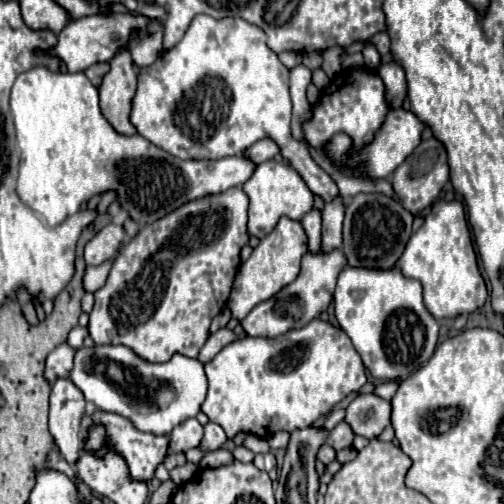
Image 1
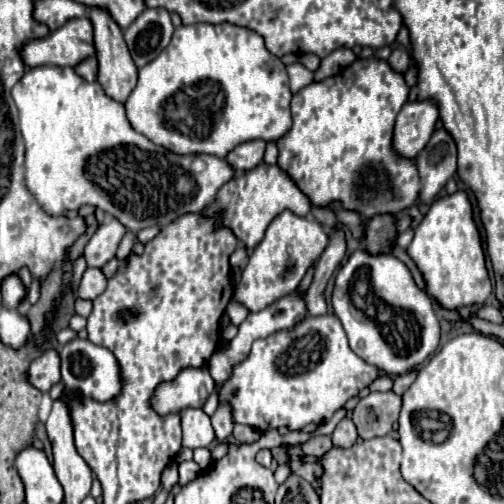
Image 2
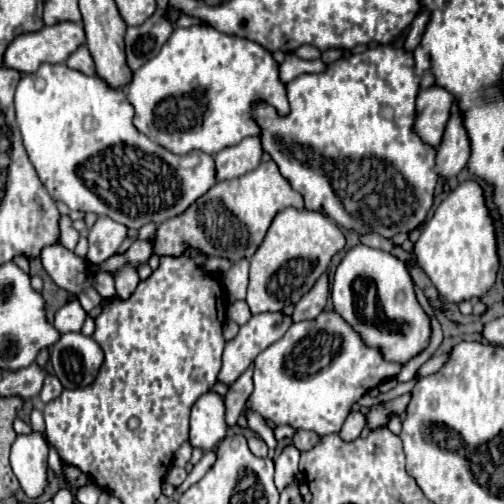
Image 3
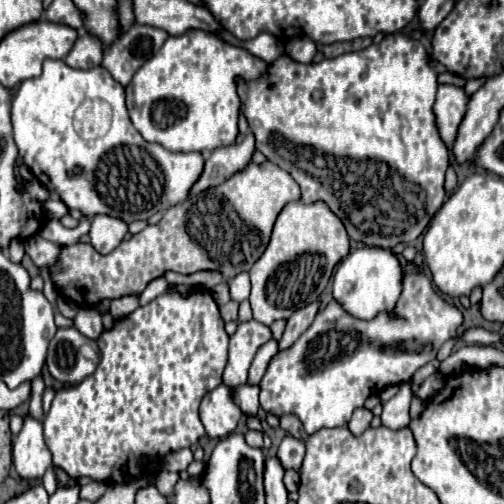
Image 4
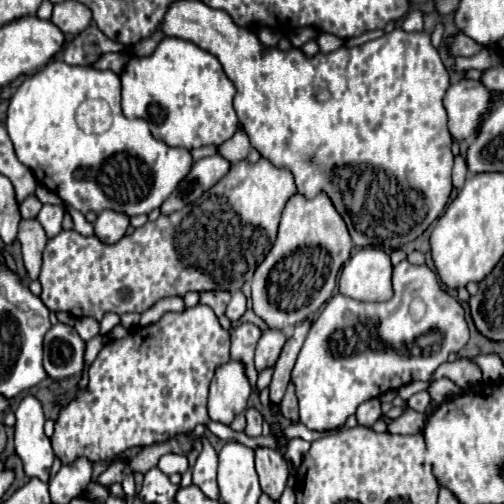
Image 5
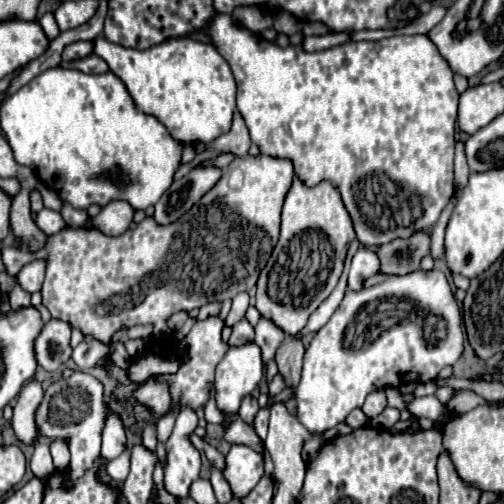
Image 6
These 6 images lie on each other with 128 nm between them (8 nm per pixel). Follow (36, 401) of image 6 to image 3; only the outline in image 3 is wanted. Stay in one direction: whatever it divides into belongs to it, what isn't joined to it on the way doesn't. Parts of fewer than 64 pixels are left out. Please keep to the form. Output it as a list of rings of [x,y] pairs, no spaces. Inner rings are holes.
[[[38,432],[16,438],[10,452],[10,466],[28,498],[44,494],[48,484],[48,444]]]

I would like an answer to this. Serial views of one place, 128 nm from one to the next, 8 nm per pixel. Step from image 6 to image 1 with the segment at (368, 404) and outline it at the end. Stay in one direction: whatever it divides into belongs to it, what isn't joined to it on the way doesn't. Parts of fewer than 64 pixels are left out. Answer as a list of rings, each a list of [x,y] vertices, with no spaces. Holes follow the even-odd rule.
[[[340,422],[328,436],[328,444],[334,448],[334,450],[342,450],[342,448],[350,448],[352,446],[352,428],[346,424],[346,422]]]

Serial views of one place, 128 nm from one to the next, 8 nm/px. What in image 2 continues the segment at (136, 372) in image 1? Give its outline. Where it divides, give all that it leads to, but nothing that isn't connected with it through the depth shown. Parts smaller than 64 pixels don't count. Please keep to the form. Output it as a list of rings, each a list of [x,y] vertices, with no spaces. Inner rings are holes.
[[[76,338],[60,348],[60,358],[62,358],[62,382],[66,390],[72,392],[74,396],[92,398],[96,402],[108,402],[122,392],[120,364],[108,348],[96,346],[90,340]],[[182,368],[176,378],[160,382],[150,398],[150,408],[158,416],[178,414],[186,408],[202,408],[214,390],[208,368]]]

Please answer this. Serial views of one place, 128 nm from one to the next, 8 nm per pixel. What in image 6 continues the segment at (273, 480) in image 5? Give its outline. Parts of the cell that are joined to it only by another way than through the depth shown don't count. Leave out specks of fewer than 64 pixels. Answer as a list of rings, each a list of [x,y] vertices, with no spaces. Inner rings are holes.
[[[226,414],[226,418],[230,420],[226,426],[226,440],[228,442],[244,444],[244,446],[250,446],[252,450],[256,450],[258,454],[264,454],[264,442],[258,438],[254,428],[244,424],[238,414]]]

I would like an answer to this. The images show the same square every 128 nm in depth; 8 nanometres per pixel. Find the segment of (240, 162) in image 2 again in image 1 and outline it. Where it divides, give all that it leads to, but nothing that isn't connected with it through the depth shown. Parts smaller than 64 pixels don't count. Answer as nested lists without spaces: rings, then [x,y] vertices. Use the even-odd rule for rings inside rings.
[[[258,140],[256,144],[252,144],[252,148],[248,148],[244,152],[244,156],[248,156],[254,164],[260,164],[260,162],[272,160],[278,152],[280,152],[280,148],[278,148],[276,142],[272,142],[272,140]]]

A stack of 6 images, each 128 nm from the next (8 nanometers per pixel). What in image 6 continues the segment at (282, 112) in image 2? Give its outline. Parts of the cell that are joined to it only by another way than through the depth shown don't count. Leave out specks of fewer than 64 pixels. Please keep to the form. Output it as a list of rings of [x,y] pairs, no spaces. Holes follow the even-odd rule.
[[[98,36],[94,54],[104,58],[122,80],[136,110],[154,116],[174,140],[206,144],[230,130],[236,110],[236,82],[228,62],[212,44],[194,38],[174,38],[140,52]]]

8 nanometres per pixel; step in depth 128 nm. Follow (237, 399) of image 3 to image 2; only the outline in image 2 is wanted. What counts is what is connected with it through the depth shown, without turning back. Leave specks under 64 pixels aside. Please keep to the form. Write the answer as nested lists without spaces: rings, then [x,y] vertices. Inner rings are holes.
[[[220,404],[218,410],[212,416],[212,428],[216,434],[216,442],[224,442],[230,434],[232,434],[232,410],[228,408],[228,404]]]

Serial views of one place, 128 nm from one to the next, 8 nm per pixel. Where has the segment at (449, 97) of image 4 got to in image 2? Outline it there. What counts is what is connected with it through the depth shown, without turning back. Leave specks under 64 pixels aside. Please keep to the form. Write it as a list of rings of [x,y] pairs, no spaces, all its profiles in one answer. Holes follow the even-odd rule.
[[[408,102],[396,116],[392,146],[398,156],[414,158],[424,144],[428,144],[438,120],[438,108],[434,102]]]

